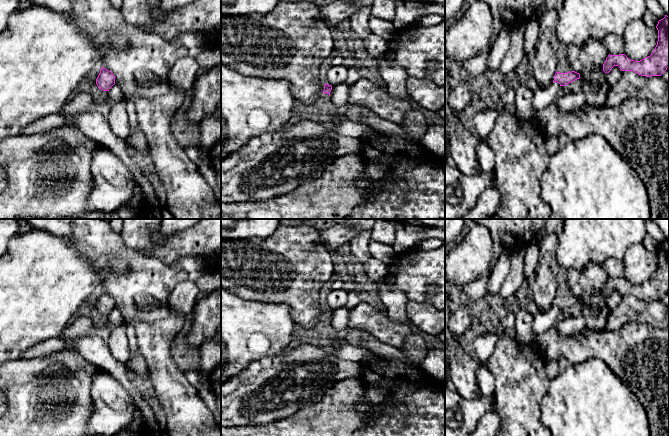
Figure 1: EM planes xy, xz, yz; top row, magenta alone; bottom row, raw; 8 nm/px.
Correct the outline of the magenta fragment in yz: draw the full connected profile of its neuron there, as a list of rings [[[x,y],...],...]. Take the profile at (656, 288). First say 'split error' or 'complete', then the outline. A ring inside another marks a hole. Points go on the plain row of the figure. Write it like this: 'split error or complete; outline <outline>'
complete; outline [[[665,239],[663,243],[659,244],[656,252],[658,254],[658,265],[650,280],[640,285],[634,285],[630,284],[625,278],[609,278],[603,288],[603,295],[607,298],[614,290],[618,290],[621,295],[633,295],[641,300],[661,300],[669,291],[669,240]]]

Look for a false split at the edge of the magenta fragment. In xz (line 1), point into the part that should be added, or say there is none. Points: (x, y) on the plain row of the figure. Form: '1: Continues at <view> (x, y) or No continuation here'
1: No continuation here

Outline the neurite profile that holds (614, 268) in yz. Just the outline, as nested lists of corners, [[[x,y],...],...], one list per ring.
[[[608,257],[602,267],[610,279],[624,278],[624,265],[623,261],[614,257]]]

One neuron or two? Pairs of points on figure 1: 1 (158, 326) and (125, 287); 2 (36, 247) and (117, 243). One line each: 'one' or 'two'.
1: one
2: two

